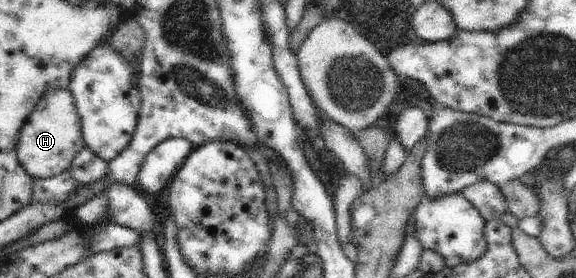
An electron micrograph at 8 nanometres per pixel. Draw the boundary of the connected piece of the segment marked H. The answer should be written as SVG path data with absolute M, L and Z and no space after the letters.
M62 87L46 91L32 109L32 115L28 115L18 135L16 155L21 168L33 179L56 177L69 169L78 151L85 147L81 126L82 121L78 116L72 93Z

